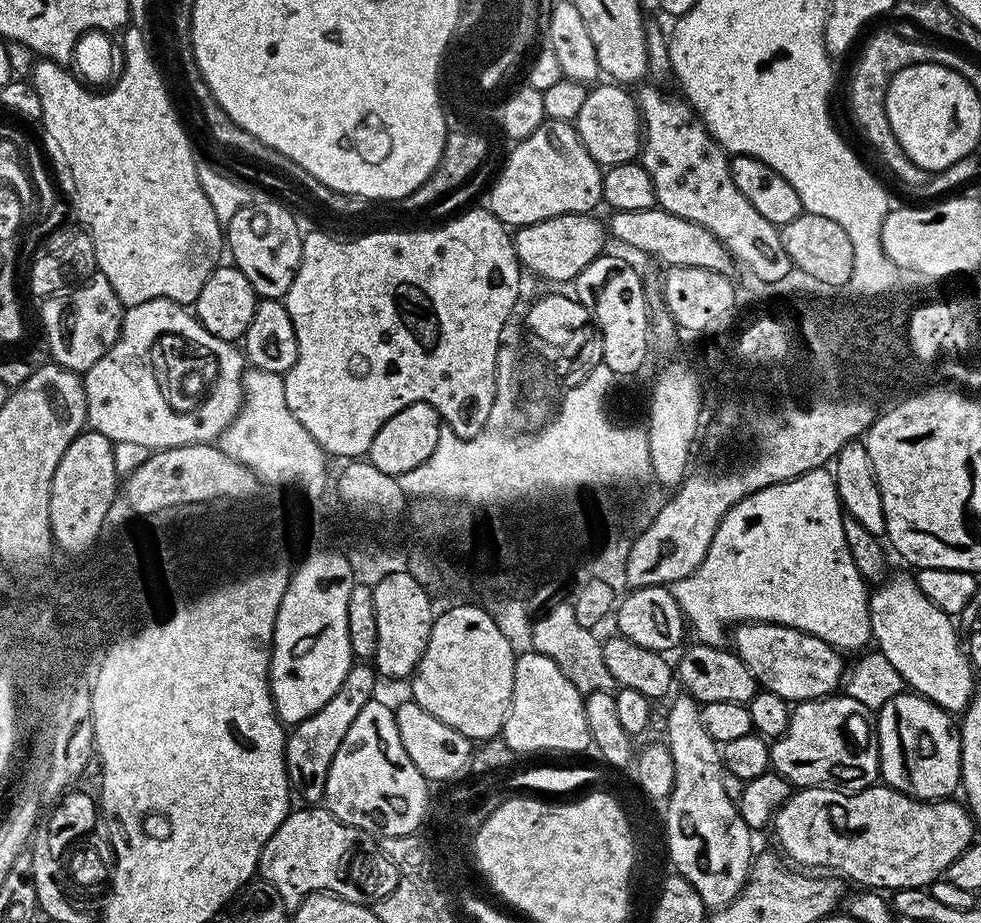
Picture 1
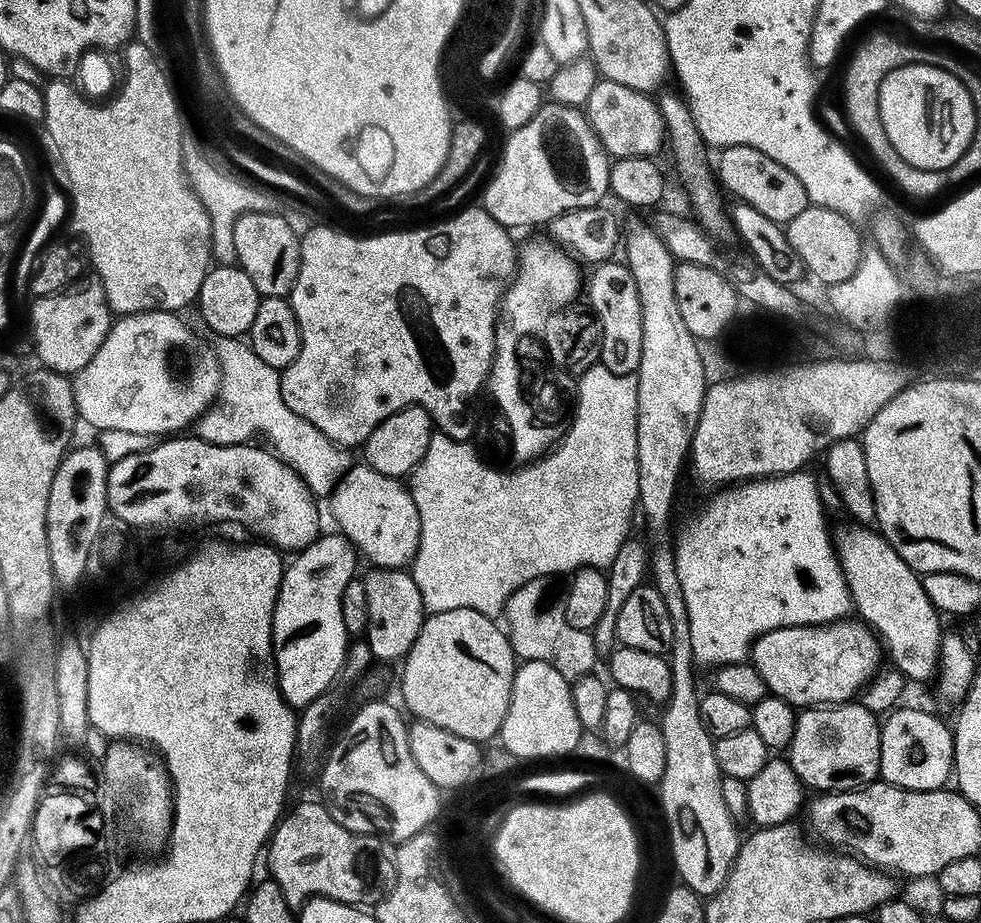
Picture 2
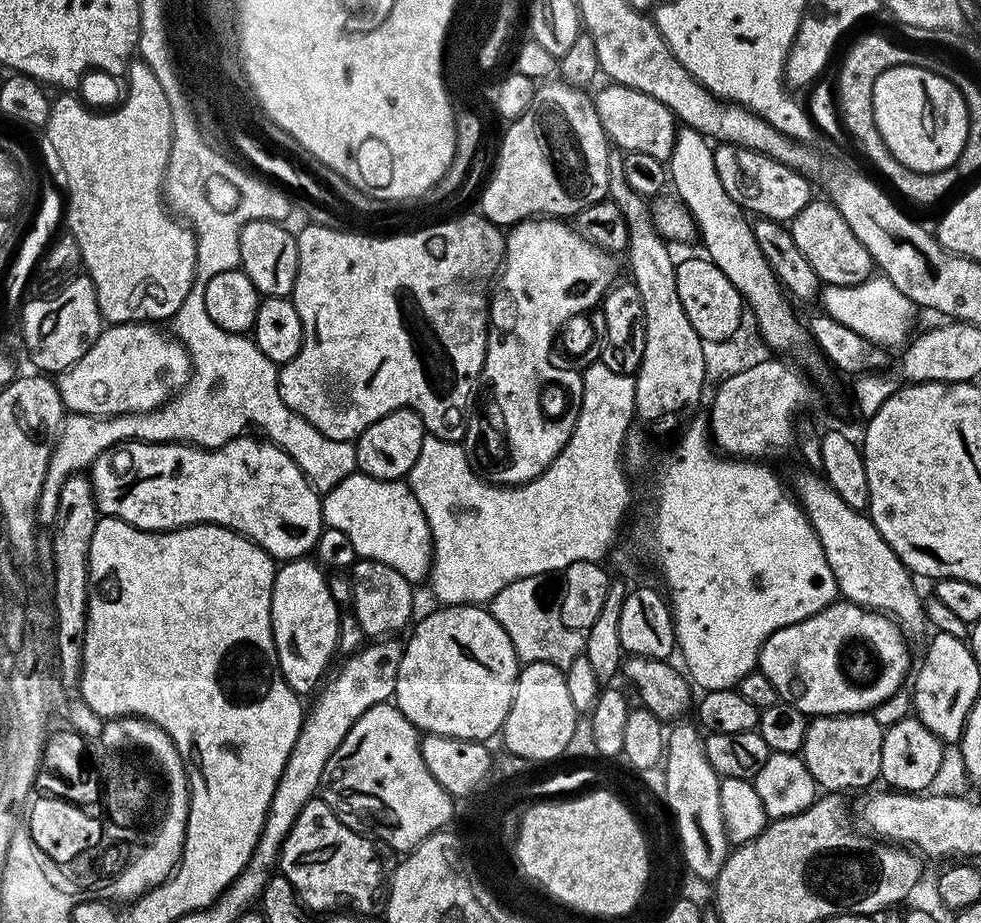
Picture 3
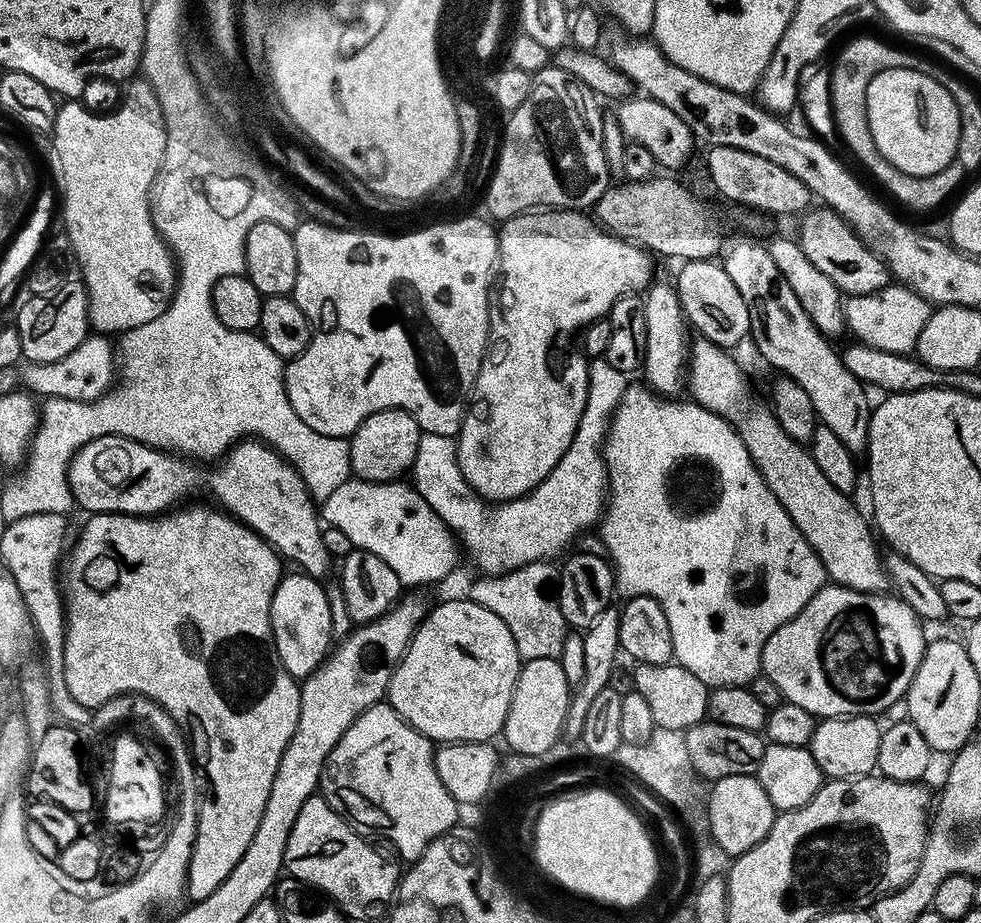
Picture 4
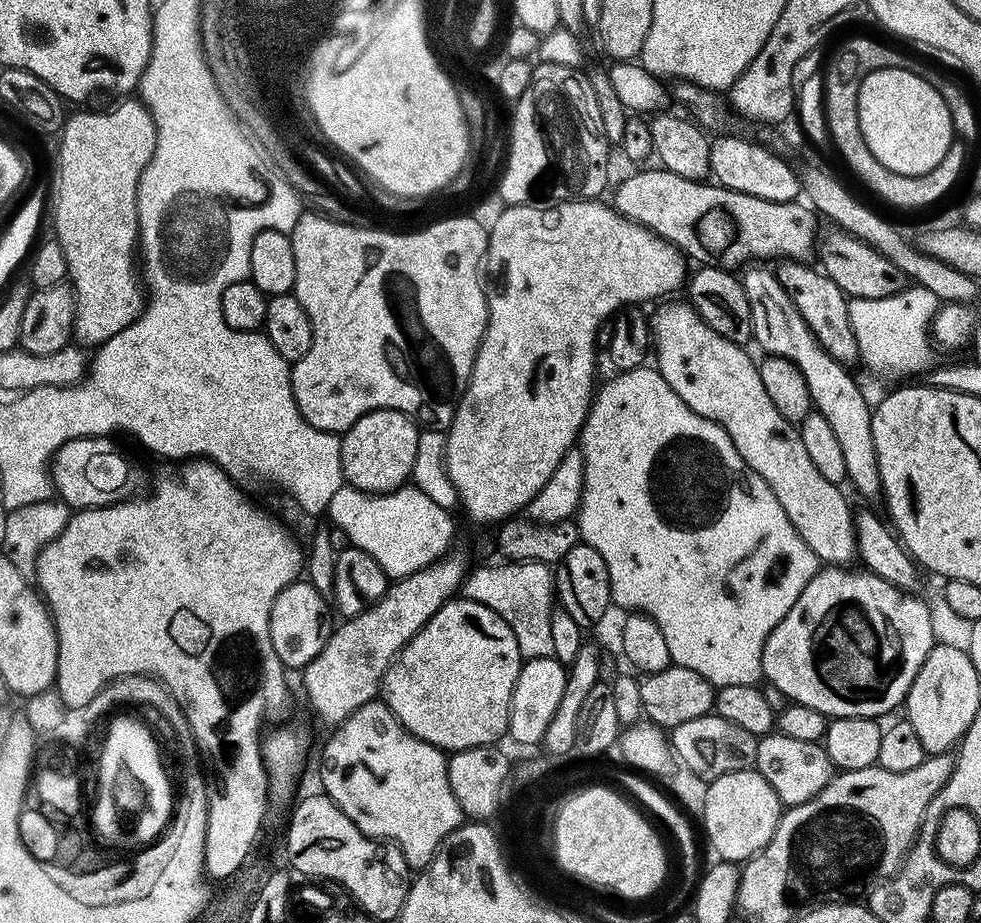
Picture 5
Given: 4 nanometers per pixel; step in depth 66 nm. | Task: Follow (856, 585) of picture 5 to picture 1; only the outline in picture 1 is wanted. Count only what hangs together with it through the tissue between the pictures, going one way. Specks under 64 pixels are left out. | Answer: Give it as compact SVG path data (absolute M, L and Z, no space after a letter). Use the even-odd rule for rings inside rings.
M745 622L735 632L734 651L746 666L750 666L750 674L754 674L757 685L786 701L819 700L821 696L831 696L845 679L845 657L831 644L822 642L822 638L799 632L797 628L759 622Z

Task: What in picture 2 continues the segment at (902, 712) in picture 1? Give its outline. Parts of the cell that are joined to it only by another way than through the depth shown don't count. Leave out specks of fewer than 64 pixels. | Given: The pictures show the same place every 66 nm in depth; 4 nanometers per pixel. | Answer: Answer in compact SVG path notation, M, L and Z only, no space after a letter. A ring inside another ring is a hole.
M902 707L889 711L880 729L880 776L887 783L919 792L945 787L953 775L953 729L932 712Z

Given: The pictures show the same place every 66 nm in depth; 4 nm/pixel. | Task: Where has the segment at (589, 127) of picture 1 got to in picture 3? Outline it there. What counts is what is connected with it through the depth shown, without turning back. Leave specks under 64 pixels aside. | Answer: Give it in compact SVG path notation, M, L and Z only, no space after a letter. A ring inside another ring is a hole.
M611 82L605 85L605 88L594 96L594 103L602 130L609 141L625 154L630 152L650 154L650 158L668 162L674 150L678 129L676 115L666 106L662 106L658 98L650 98L650 94L642 94L642 90L634 90Z

